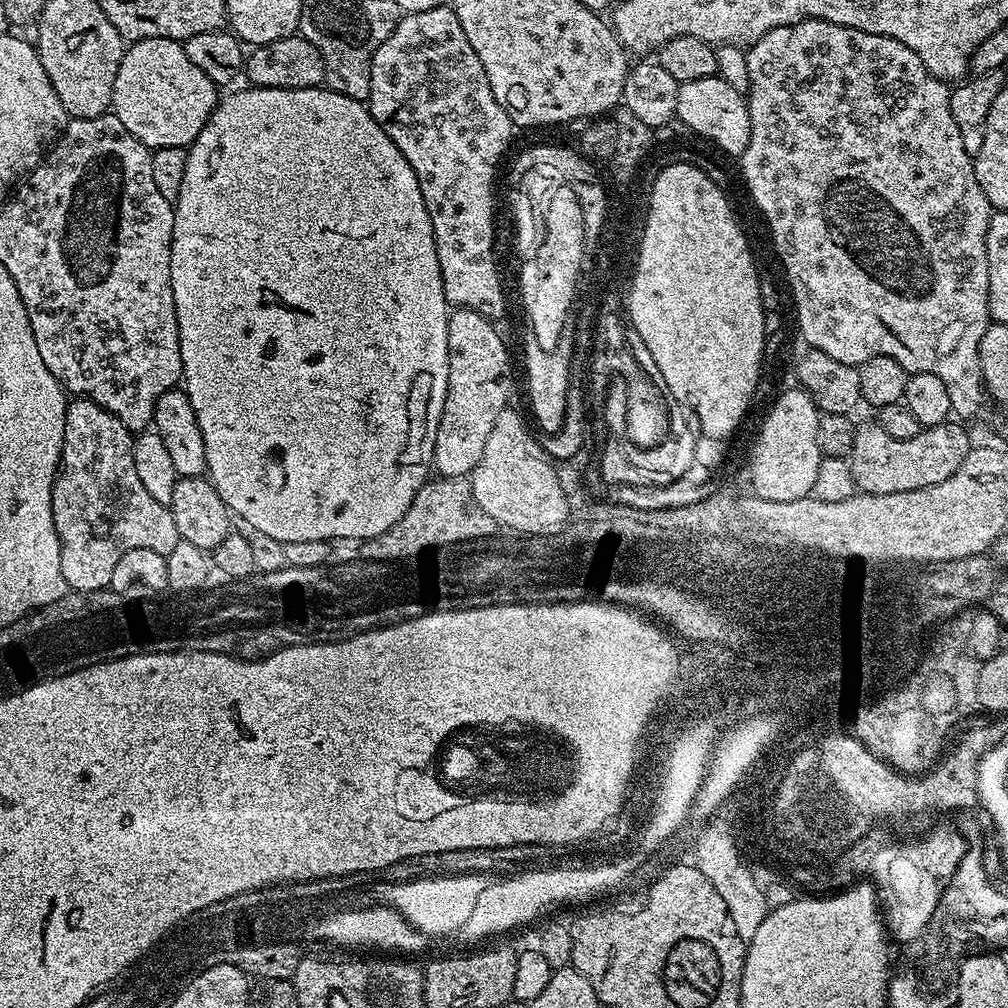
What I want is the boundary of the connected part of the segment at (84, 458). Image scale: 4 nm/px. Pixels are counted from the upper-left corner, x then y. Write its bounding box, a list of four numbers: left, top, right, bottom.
[52,398,181,592]

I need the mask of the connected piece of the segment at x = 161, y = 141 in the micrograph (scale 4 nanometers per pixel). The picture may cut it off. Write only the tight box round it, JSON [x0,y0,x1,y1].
[111,38,218,150]

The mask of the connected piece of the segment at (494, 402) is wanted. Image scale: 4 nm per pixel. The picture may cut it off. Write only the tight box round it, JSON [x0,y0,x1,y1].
[432,308,512,477]

